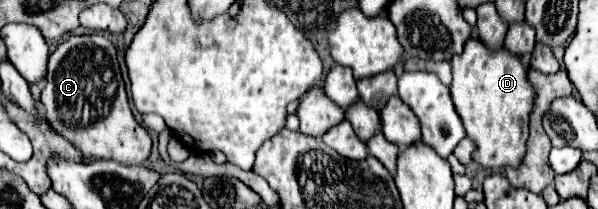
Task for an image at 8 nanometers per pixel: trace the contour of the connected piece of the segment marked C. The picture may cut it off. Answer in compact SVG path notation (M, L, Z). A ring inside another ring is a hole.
M100 33L82 35L82 37L70 35L66 41L62 41L56 47L56 51L50 55L50 61L48 61L46 87L42 89L40 103L46 111L50 125L62 137L66 137L70 143L74 143L84 155L88 155L92 159L114 159L114 161L120 161L126 165L140 165L150 155L152 139L150 139L148 131L134 119L134 115L130 111L124 81L122 81L118 59L116 59L116 49Z

